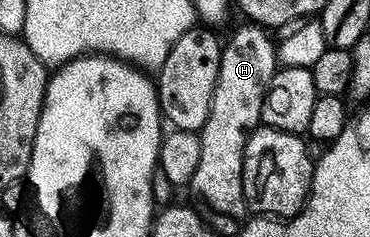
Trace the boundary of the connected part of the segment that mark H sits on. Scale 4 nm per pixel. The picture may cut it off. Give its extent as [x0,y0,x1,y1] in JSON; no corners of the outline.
[189,24,277,218]

